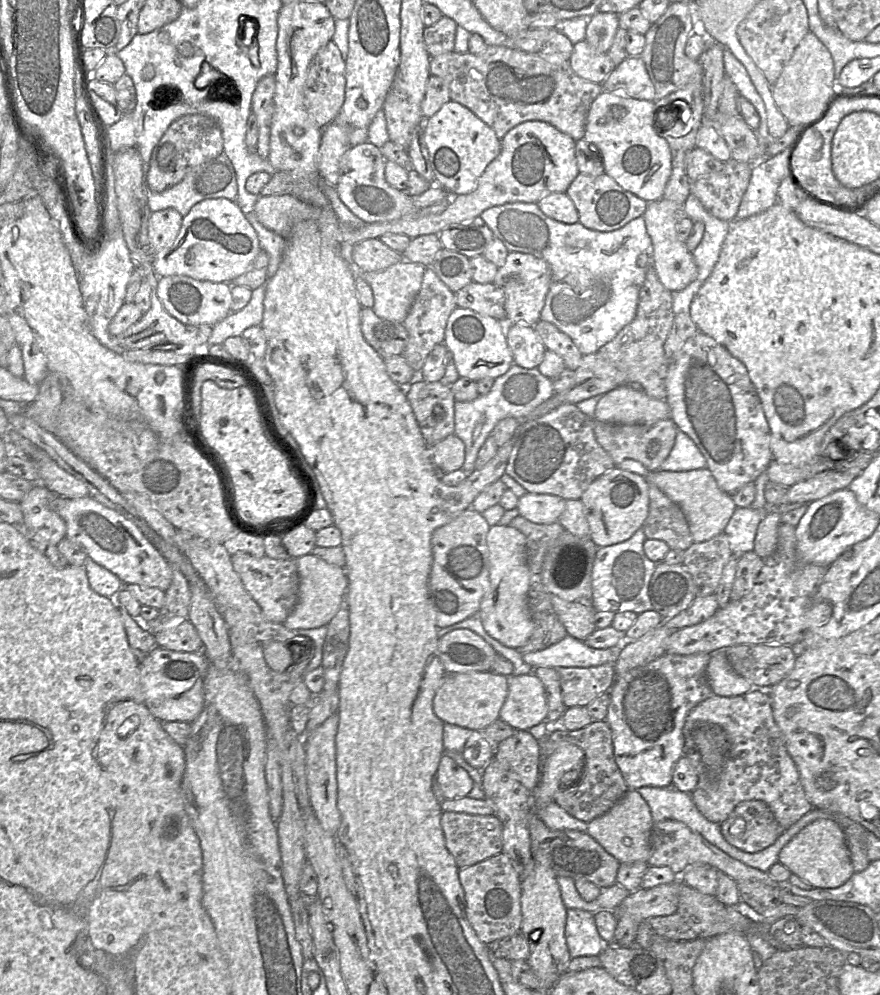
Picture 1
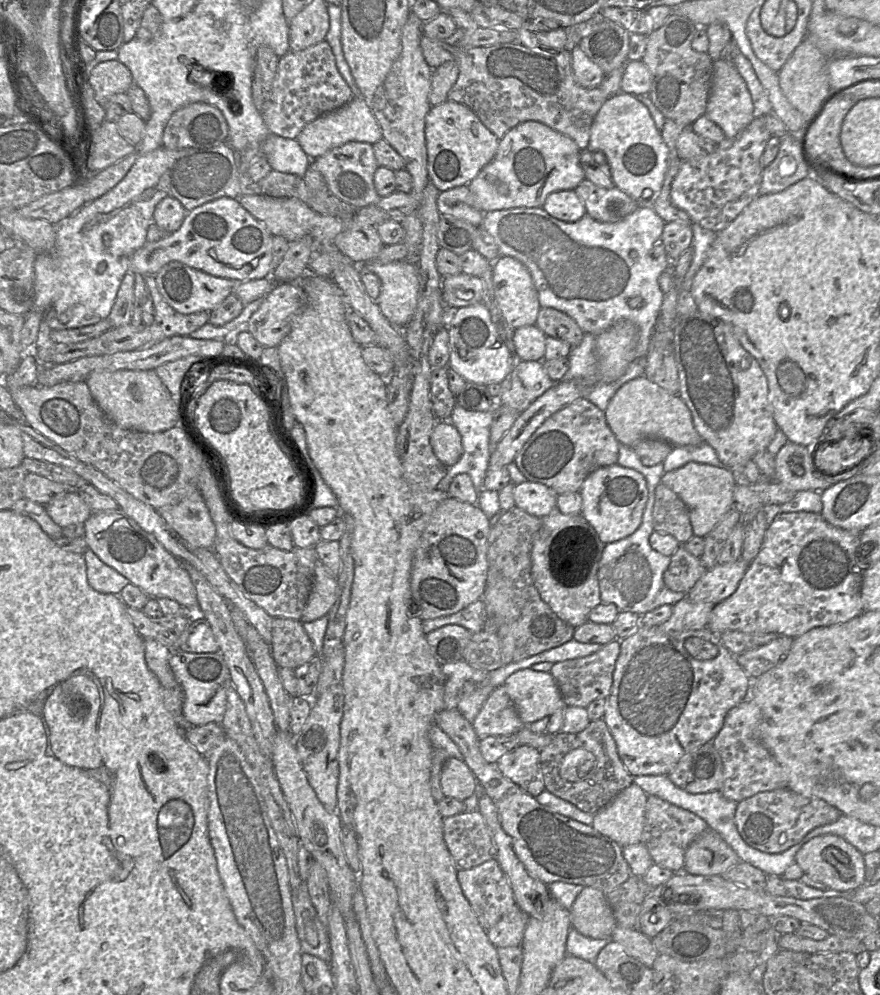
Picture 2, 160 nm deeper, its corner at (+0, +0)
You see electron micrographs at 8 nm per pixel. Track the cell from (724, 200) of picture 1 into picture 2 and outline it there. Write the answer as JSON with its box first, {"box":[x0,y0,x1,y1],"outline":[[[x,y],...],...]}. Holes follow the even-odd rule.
{"box":[671,115,770,232],"outline":[[[756,115],[737,136],[725,137],[718,143],[712,153],[682,160],[671,185],[672,204],[686,211],[690,220],[703,228],[714,232],[725,228],[759,195],[761,155],[770,136],[763,115]]]}

